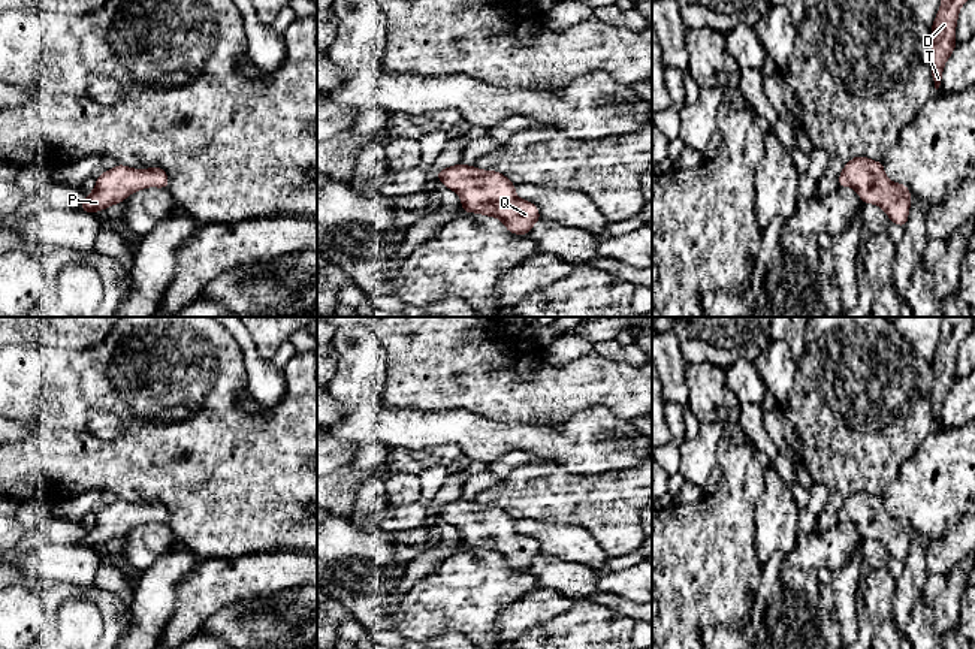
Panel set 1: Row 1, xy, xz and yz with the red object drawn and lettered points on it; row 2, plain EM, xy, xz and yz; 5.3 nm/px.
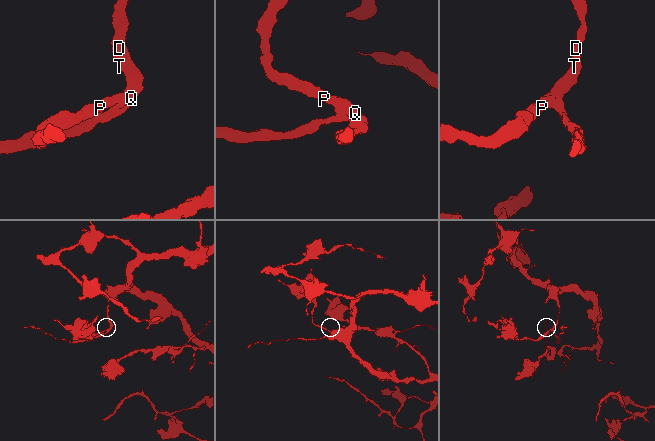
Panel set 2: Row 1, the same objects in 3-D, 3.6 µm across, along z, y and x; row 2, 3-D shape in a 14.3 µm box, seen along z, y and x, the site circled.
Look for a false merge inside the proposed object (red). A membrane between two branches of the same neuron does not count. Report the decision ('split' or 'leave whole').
leave whole

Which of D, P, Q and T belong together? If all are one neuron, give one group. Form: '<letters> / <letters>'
D P Q T

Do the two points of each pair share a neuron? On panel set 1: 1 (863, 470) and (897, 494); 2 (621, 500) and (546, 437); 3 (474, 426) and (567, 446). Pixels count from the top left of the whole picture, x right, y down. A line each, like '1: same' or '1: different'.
1: different
2: different
3: same

